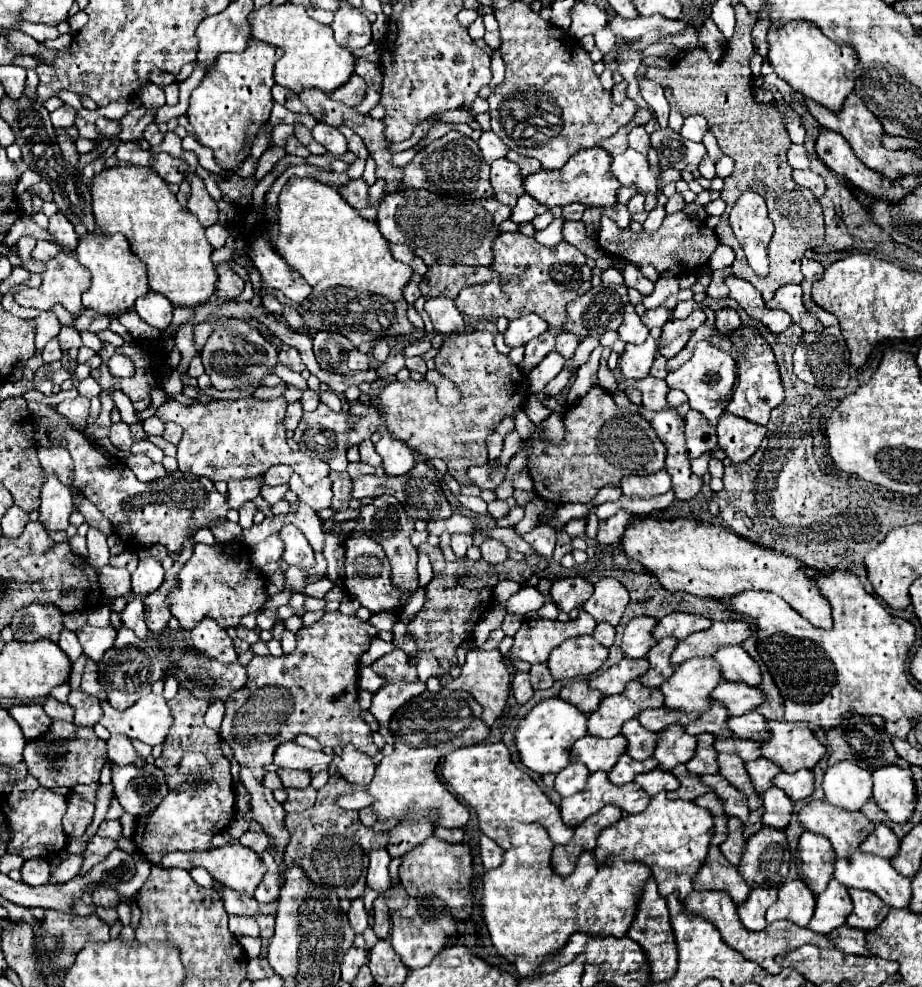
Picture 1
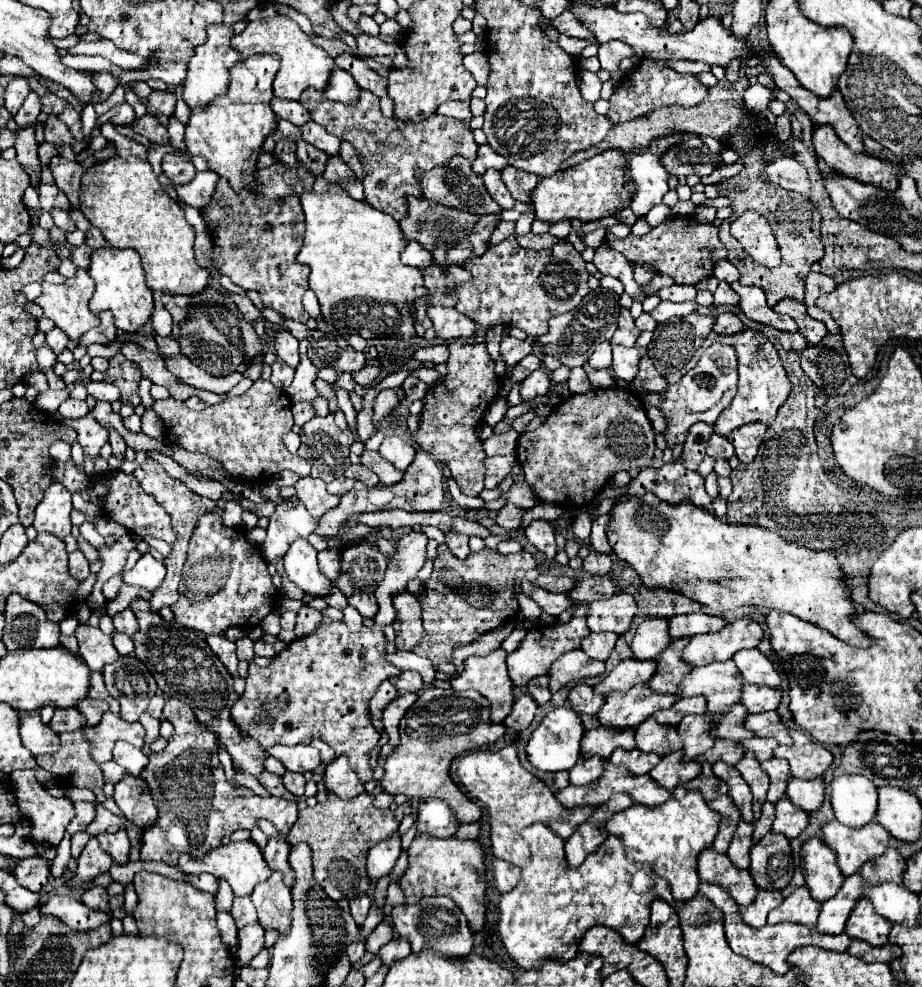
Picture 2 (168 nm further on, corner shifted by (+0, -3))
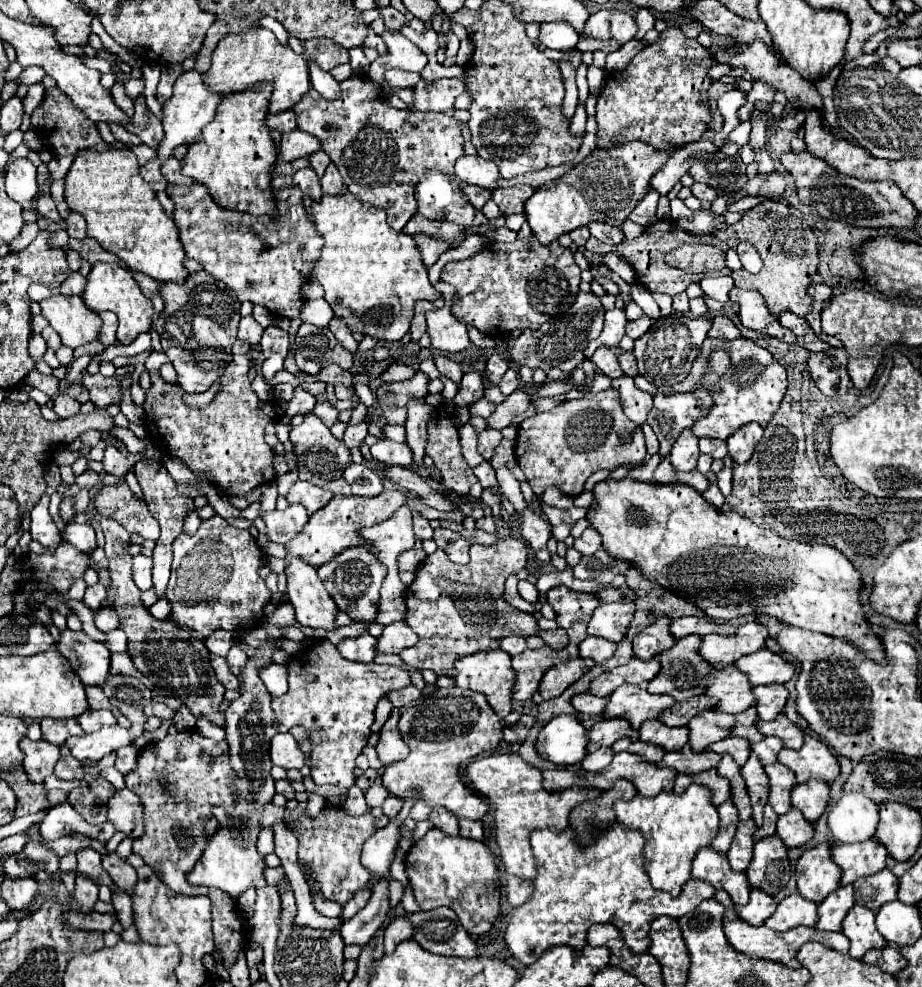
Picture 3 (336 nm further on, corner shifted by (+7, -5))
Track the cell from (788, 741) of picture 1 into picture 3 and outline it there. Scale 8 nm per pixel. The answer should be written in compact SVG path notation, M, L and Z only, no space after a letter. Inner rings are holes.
M805 736L805 744L797 752L783 748L779 752L779 762L795 772L797 784L805 784L811 778L833 782L841 774L839 762L829 746L811 736Z

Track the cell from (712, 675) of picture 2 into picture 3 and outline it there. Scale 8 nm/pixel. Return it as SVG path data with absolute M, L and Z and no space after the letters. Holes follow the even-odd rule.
M735 666L713 672L713 680L707 686L707 694L719 700L717 710L727 714L739 714L755 704L753 686L747 674L739 672Z

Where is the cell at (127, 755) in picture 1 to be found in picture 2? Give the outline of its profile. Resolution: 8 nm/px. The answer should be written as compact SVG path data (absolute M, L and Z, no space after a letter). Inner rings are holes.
M118 740L114 746L114 760L132 776L138 776L148 766L148 756L140 748L122 740Z

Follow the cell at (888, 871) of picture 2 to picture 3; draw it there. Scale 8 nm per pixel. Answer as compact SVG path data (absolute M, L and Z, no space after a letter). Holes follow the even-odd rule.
M881 870L873 876L861 878L859 882L853 884L855 888L855 902L877 912L883 904L897 900L897 890L899 890L899 880L893 876L891 870Z

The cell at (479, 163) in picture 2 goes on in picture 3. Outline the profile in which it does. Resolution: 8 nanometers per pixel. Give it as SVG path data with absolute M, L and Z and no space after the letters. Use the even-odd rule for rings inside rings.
M461 156L455 164L455 174L465 184L475 184L481 188L491 188L499 178L497 166L493 162L483 160L481 156Z

